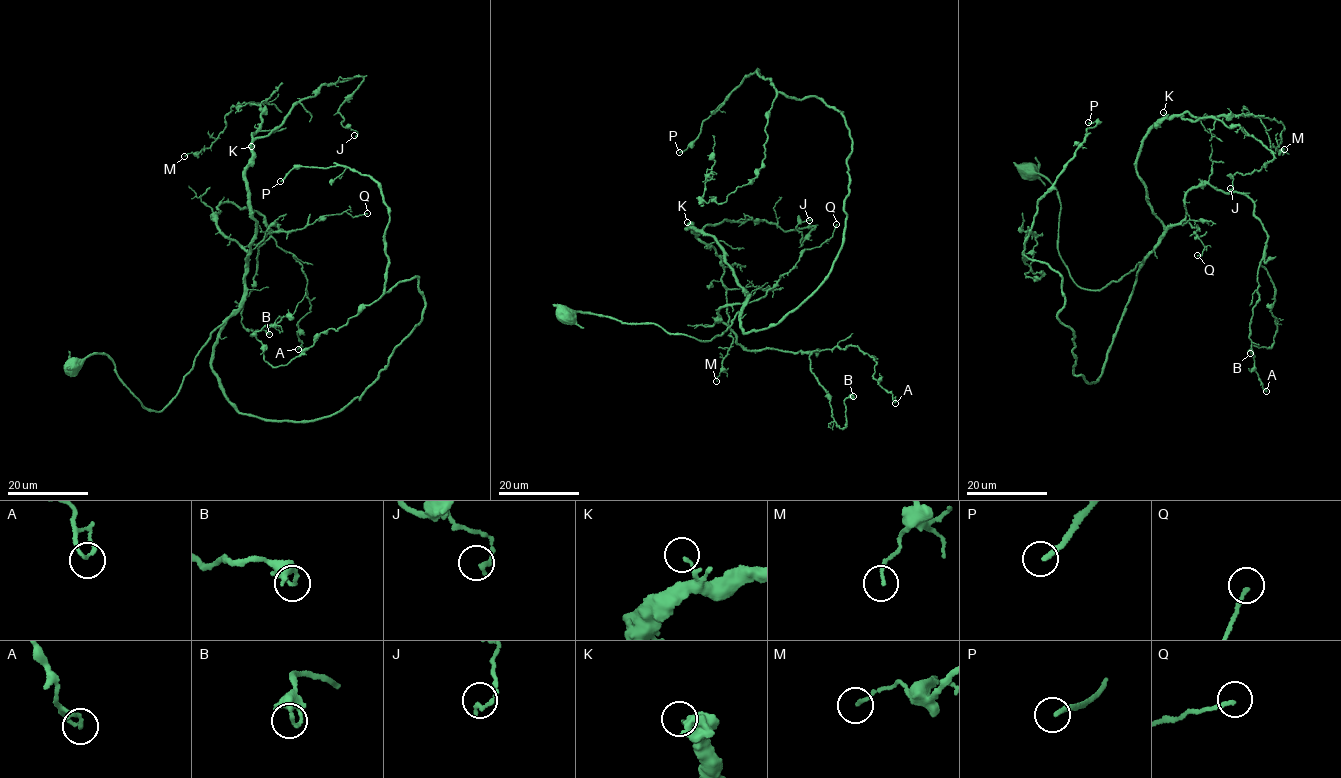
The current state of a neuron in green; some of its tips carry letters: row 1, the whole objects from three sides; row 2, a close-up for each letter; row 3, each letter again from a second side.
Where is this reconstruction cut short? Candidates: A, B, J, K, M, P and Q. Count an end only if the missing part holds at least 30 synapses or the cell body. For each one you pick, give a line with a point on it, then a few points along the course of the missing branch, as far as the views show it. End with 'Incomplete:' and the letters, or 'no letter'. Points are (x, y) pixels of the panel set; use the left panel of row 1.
P: Place: (280, 181). Course of what is missing: (280, 181), (271, 188), (277, 219), (269, 234), (282, 250), (285, 275), (273, 280), (244, 270), (222, 279)
Incomplete: P

